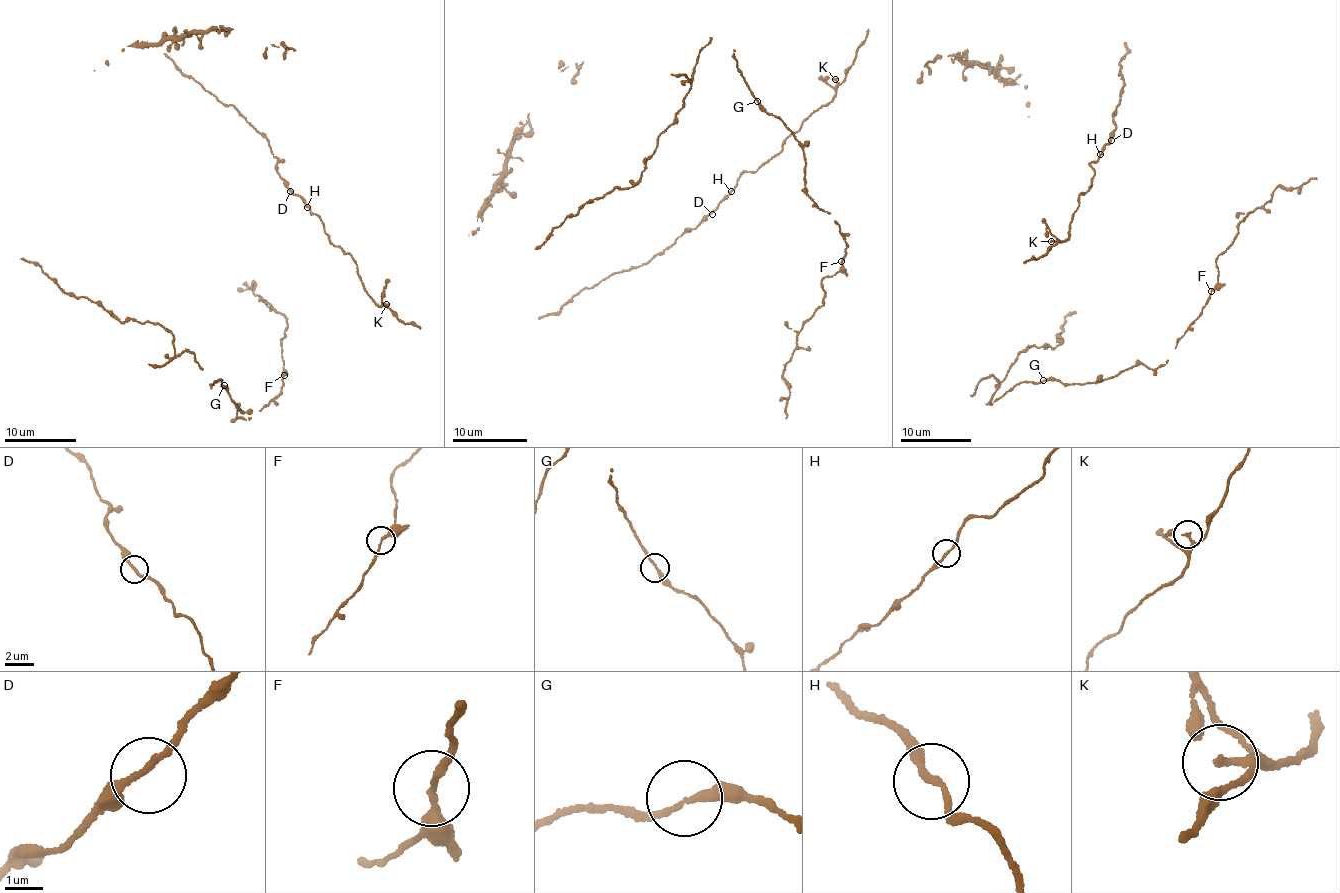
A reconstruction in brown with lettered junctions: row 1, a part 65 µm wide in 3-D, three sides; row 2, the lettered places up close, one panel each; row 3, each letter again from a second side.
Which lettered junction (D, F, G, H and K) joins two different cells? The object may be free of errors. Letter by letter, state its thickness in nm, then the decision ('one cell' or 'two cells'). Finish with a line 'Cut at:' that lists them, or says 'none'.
D: 180 nm thick; one cell
F: 190 nm thick; one cell
G: 190 nm thick; one cell
H: 180 nm thick; one cell
K: 190 nm thick; one cell
Cut at: none

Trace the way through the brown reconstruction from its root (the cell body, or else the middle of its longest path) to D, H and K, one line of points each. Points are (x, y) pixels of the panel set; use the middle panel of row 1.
D: (585, 287), (589, 289), (613, 272), (645, 263), (675, 243), (683, 231), (693, 229), (712, 214)
H: (585, 287), (589, 289), (613, 272), (628, 270), (656, 257), (675, 243), (683, 231), (700, 224), (731, 191)
K: (585, 287), (645, 263), (700, 224), (735, 189), (739, 176), (780, 152), (783, 142), (831, 100), (835, 79)

